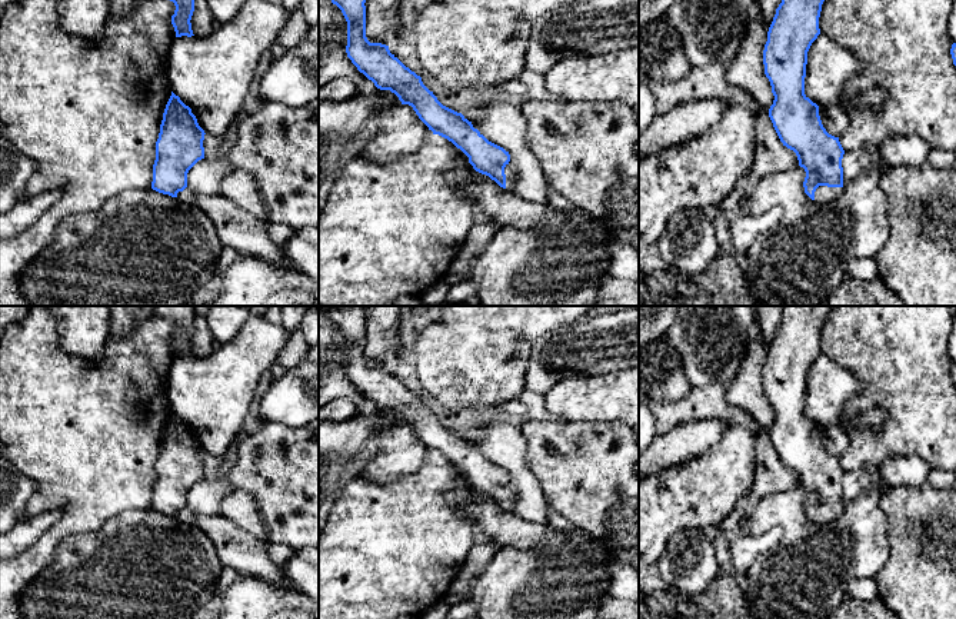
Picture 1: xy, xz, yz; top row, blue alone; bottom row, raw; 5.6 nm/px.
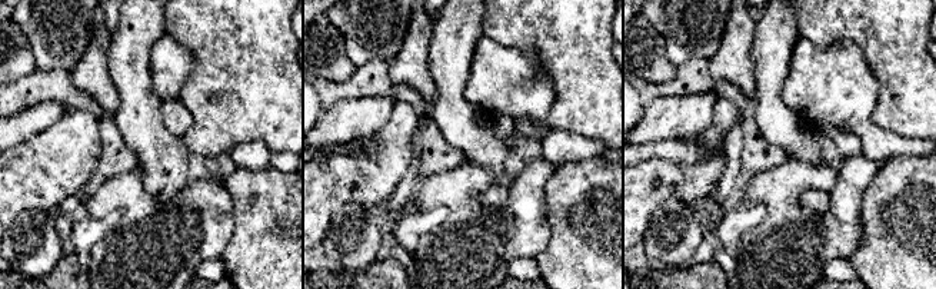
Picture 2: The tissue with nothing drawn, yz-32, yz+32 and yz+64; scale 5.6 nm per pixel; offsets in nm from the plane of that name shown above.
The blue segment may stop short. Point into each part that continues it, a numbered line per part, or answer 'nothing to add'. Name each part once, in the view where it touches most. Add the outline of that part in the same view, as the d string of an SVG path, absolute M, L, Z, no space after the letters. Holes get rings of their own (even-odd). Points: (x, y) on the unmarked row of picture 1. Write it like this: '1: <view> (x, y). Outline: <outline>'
1: yz (823, 515). Outline: M819 506L815 512L815 522L820 525L830 523L842 515L842 507Z

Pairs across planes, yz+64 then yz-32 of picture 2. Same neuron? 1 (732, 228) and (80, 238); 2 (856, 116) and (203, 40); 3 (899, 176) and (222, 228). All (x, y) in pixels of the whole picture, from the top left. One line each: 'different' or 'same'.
1: same
2: different
3: different

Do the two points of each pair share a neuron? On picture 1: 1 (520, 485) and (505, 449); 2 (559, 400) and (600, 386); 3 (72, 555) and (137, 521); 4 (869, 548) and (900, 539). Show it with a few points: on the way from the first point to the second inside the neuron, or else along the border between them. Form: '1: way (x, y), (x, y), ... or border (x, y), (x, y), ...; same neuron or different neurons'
1: way (520, 476), (519, 468), (512, 458); same neuron
2: way (569, 399), (590, 396); same neuron
3: way (87, 555), (103, 555), (122, 536); same neuron
4: border (882, 509), (886, 518), (888, 558), (876, 573); different neurons

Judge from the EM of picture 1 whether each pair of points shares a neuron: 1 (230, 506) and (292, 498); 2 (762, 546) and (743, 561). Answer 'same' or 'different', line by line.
1: same
2: same

